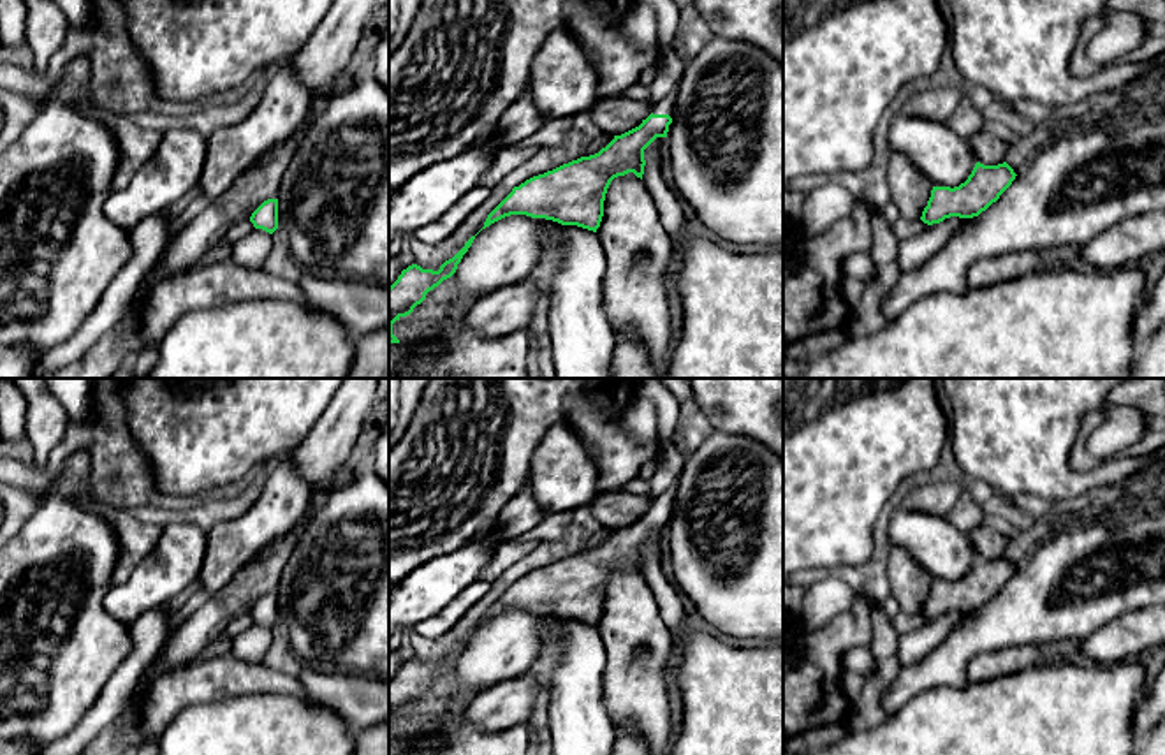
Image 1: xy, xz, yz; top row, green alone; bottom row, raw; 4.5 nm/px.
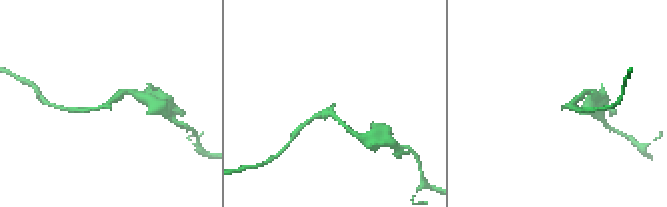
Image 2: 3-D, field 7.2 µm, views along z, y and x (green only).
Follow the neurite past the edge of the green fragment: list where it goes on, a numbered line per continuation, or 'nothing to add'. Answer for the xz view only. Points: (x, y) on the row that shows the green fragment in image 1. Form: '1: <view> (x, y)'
1: xz (666, 106)

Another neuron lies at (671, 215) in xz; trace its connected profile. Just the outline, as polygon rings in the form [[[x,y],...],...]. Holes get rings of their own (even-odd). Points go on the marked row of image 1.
[[[656,137],[644,150],[642,181],[658,211],[660,224],[676,238],[688,234],[688,224],[676,192],[669,188],[662,174],[662,148],[667,137]]]

